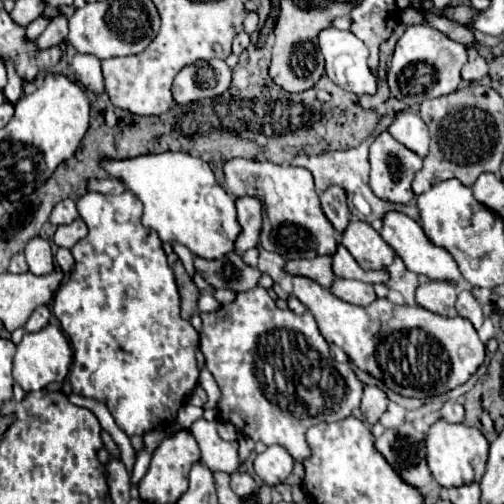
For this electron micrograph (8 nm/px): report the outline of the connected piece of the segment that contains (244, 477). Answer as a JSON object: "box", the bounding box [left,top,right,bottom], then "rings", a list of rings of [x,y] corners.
{"box":[230,473,258,497],"rings":[[[232,473],[230,475],[230,487],[240,497],[246,497],[246,495],[252,495],[252,493],[258,491],[256,481],[248,473]]]}

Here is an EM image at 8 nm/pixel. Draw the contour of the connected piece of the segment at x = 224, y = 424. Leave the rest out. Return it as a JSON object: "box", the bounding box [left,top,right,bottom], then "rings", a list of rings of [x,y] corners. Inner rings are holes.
{"box":[218,421,238,441],"rings":[[[218,421],[218,435],[222,439],[226,439],[226,441],[234,441],[238,437],[236,427],[232,423],[228,423],[228,421]]]}

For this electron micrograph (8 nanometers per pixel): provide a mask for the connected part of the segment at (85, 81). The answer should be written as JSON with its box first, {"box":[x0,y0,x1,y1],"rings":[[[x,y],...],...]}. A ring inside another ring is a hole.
{"box":[70,53,104,93],"rings":[[[76,53],[70,59],[70,67],[74,69],[74,73],[78,75],[80,83],[94,91],[94,93],[102,93],[104,91],[104,79],[102,79],[102,69],[100,69],[100,59],[96,59],[94,55],[84,55],[84,53]]]}

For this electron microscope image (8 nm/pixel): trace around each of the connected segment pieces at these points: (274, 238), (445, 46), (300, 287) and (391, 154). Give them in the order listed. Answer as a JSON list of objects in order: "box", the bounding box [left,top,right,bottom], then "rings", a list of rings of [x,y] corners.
[{"box":[224,157,338,261],"rings":[[[234,157],[226,161],[224,177],[224,189],[236,199],[254,195],[262,203],[260,247],[282,255],[286,261],[336,253],[338,235],[320,209],[320,199],[314,191],[312,173],[308,169]]]},{"box":[388,25,468,107],"rings":[[[428,25],[408,27],[396,43],[396,51],[388,73],[388,85],[392,95],[410,107],[416,107],[422,101],[456,91],[456,87],[460,85],[460,69],[468,59],[466,51],[468,49],[462,43],[450,41],[440,31]]]},{"box":[292,277,484,399],"rings":[[[294,277],[292,293],[310,309],[328,343],[338,345],[360,371],[382,377],[402,397],[426,399],[450,391],[466,383],[484,361],[484,343],[464,317],[448,319],[420,305],[394,305],[388,299],[374,299],[366,307],[350,305],[306,277]]]},{"box":[370,131,422,203],"rings":[[[388,131],[380,133],[376,141],[370,147],[370,189],[376,193],[376,197],[392,203],[408,203],[414,199],[412,193],[412,179],[416,171],[422,169],[422,159],[400,145]]]}]

